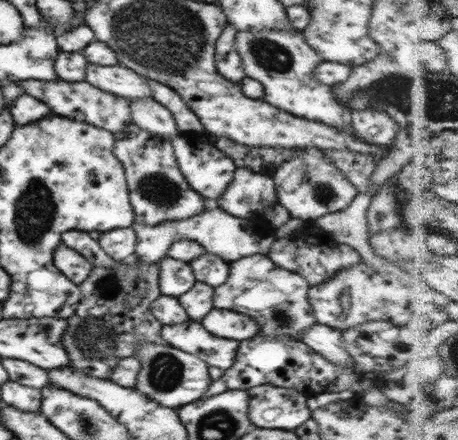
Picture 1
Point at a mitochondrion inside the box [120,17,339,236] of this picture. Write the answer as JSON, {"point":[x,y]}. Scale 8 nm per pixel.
{"point":[161,190]}

